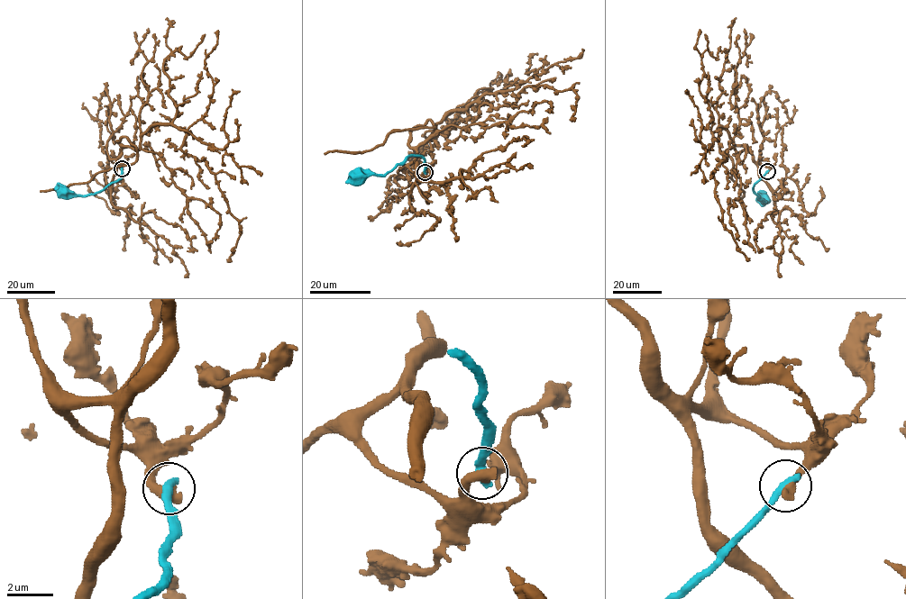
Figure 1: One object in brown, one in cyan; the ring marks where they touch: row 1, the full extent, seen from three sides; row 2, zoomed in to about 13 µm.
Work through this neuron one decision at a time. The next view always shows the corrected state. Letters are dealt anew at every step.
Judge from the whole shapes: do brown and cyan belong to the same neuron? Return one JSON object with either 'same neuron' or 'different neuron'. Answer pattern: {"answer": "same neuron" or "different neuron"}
{"answer": "different neuron"}

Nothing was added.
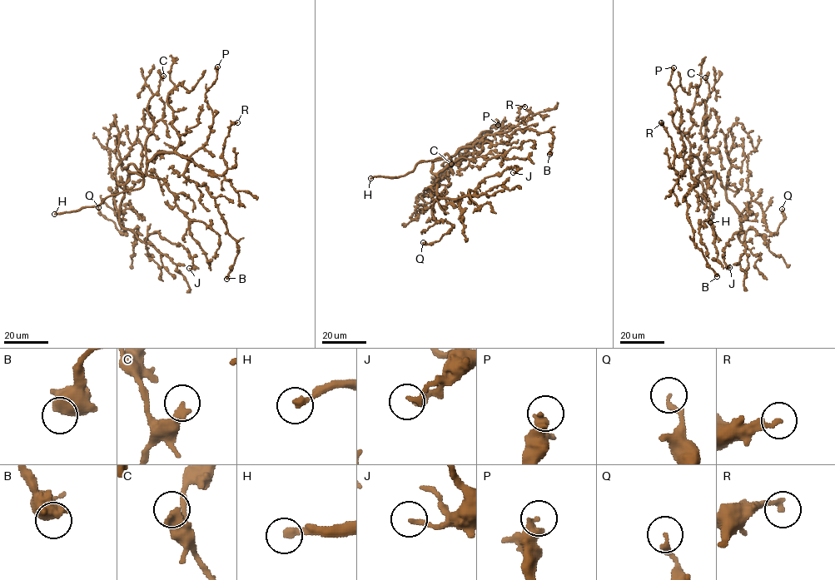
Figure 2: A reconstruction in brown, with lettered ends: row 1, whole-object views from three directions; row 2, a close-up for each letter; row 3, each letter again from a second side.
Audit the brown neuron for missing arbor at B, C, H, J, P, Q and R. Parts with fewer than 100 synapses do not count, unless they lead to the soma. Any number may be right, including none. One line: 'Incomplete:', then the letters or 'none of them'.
Incomplete: H

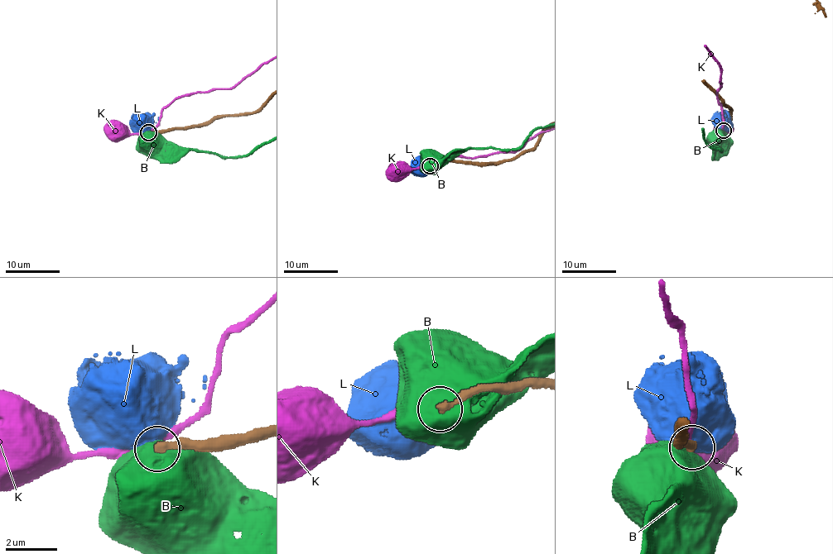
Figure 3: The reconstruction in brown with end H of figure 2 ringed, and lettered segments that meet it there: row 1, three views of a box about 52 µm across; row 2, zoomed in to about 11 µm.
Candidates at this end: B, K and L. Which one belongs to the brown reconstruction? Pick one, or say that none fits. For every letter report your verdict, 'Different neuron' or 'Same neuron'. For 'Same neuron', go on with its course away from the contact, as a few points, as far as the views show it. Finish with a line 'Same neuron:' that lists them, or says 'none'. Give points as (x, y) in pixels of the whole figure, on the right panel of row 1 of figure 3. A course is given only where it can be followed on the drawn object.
B: Different neuron
K: Different neuron
L: Different neuron
Same neuron: none

